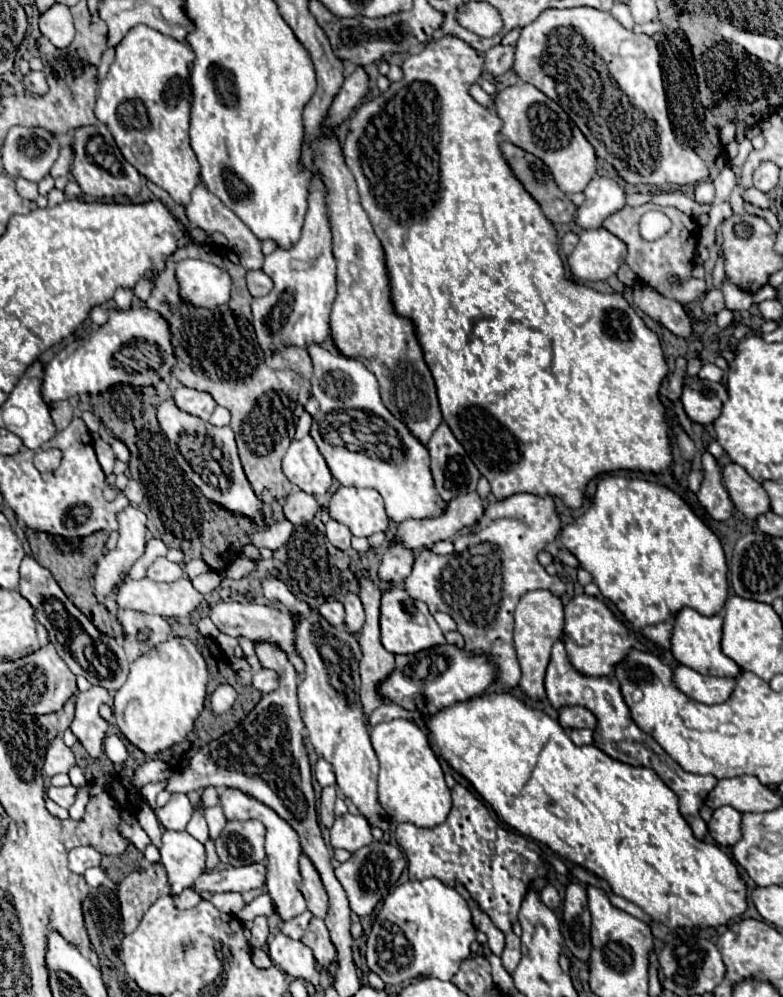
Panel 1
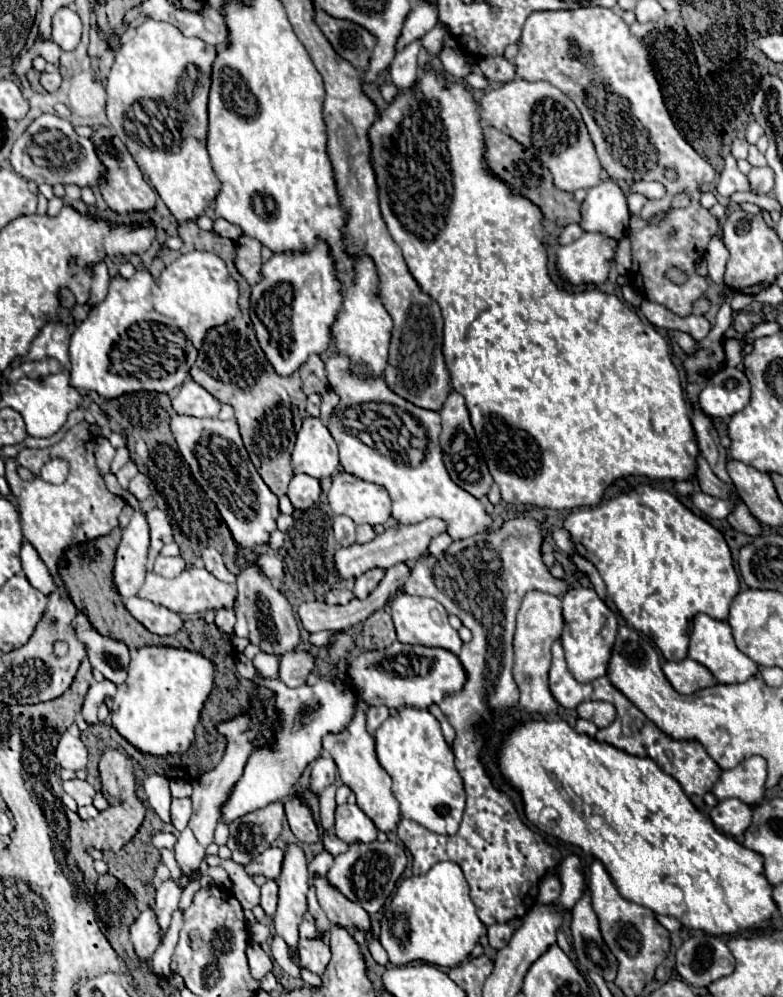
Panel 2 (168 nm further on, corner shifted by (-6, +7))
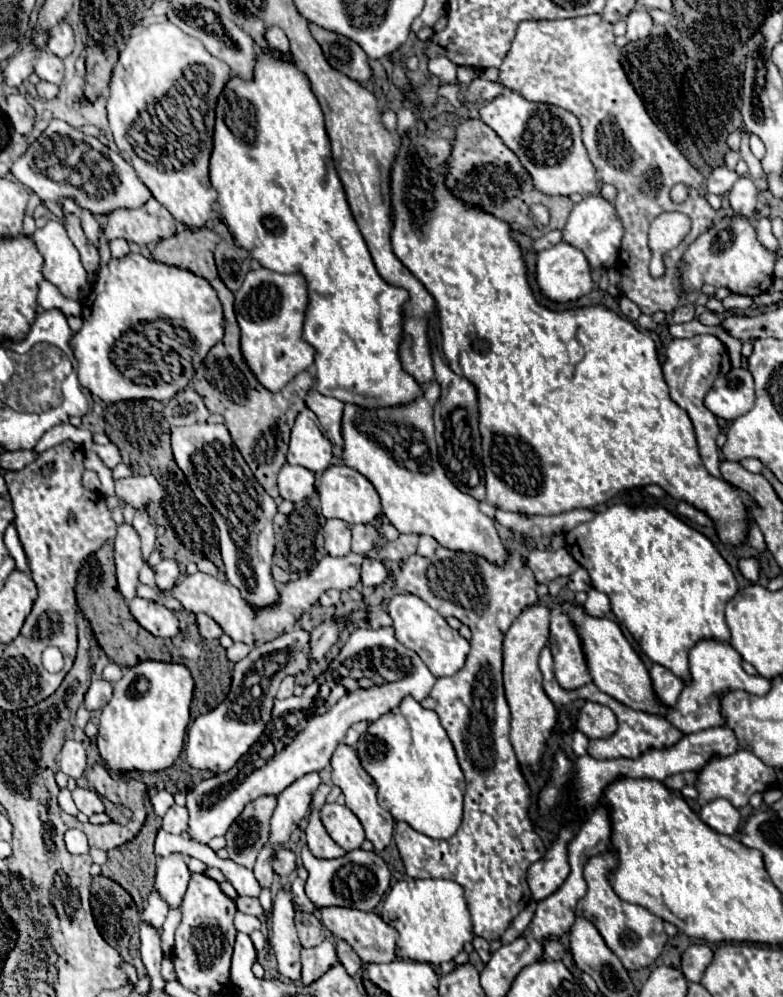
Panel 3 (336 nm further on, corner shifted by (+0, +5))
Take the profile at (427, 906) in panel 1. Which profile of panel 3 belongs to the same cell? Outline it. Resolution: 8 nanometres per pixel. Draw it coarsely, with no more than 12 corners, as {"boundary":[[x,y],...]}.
{"boundary":[[399,880],[381,918],[397,954],[453,960],[473,940],[463,888]]}

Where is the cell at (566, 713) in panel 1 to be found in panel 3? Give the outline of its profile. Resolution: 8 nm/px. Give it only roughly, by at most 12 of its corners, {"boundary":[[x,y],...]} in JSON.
{"boundary":[[585,702],[577,730],[609,738],[617,718],[607,706]]}

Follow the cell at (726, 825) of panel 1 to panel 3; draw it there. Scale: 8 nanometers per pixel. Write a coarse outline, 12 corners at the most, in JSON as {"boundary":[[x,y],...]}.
{"boundary":[[723,798],[703,806],[699,816],[715,832],[733,836],[741,822]]}

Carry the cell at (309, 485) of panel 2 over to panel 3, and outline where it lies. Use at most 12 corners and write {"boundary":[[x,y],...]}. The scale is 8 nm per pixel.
{"boundary":[[285,464],[279,494],[301,502],[315,492],[313,472]]}

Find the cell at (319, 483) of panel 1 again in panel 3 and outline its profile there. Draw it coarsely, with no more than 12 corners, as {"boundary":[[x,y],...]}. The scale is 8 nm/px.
{"boundary":[[303,408],[291,428],[289,464],[323,472],[333,446]]}

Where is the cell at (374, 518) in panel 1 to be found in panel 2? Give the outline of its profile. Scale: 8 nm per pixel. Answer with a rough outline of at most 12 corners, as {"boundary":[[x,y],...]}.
{"boundary":[[347,472],[333,478],[329,506],[355,524],[385,524],[391,498]]}

